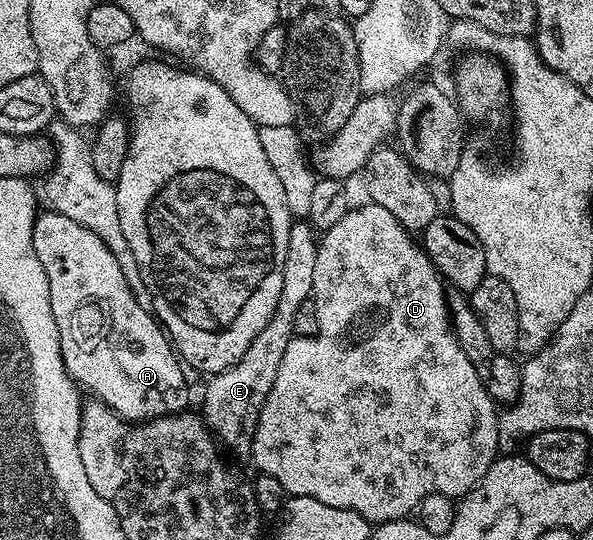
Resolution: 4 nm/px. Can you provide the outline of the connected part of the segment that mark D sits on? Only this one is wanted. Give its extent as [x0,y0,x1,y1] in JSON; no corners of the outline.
[249,204,501,524]

